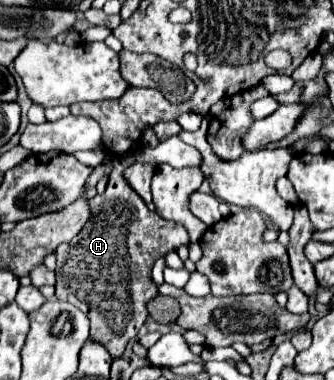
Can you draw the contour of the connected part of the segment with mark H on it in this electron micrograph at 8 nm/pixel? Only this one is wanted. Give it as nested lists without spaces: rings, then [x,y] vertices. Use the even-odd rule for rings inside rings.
[[[127,152],[123,156],[113,158],[113,170],[109,174],[107,190],[95,196],[89,202],[89,220],[83,230],[75,236],[75,240],[57,246],[57,282],[55,282],[55,296],[69,300],[79,310],[87,312],[91,320],[91,338],[105,344],[113,358],[121,356],[127,342],[137,336],[139,328],[147,318],[147,302],[157,296],[157,286],[151,282],[151,266],[153,262],[167,254],[169,250],[179,248],[181,244],[189,244],[189,234],[183,224],[171,222],[161,218],[157,212],[151,212],[143,198],[127,184],[123,170],[135,162],[135,154]]]

